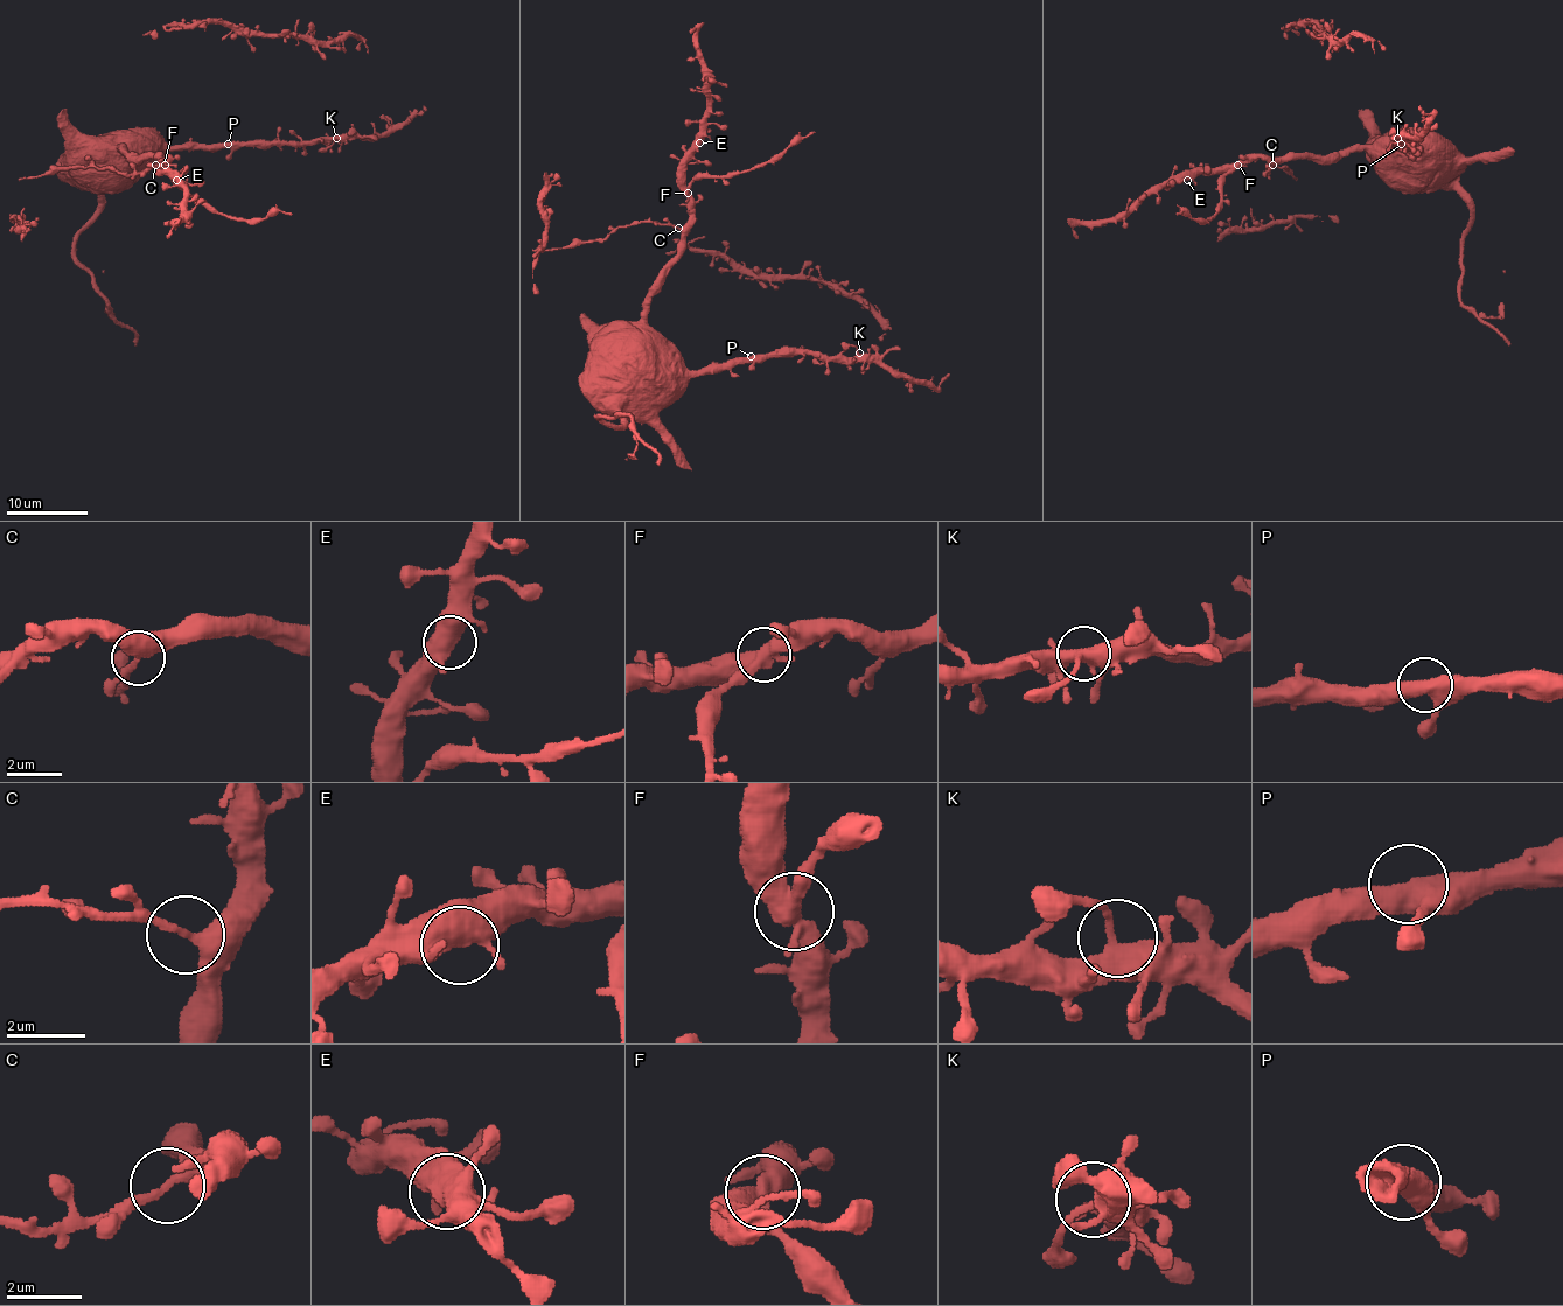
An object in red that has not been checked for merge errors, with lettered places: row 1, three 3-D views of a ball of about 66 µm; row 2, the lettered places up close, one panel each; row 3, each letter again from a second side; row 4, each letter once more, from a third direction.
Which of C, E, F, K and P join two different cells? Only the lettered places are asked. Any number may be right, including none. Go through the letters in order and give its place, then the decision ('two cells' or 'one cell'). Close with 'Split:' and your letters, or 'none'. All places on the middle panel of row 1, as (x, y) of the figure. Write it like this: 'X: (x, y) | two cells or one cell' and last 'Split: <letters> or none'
C: (678, 228) | two cells
E: (699, 142) | one cell
F: (688, 193) | two cells
K: (859, 353) | one cell
P: (751, 356) | one cell
Split: C, F

